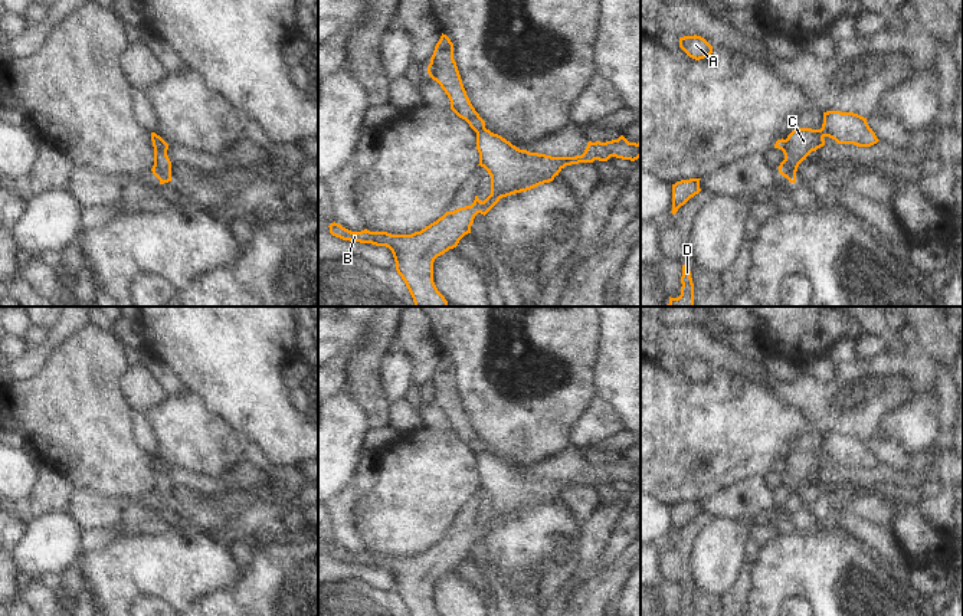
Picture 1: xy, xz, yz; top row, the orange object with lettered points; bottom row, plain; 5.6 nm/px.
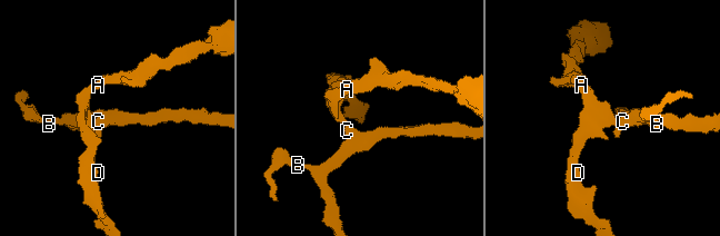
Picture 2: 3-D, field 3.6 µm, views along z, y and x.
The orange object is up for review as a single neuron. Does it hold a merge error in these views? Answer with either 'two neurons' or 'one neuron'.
two neurons

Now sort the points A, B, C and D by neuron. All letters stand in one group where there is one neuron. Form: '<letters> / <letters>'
A D / B C

